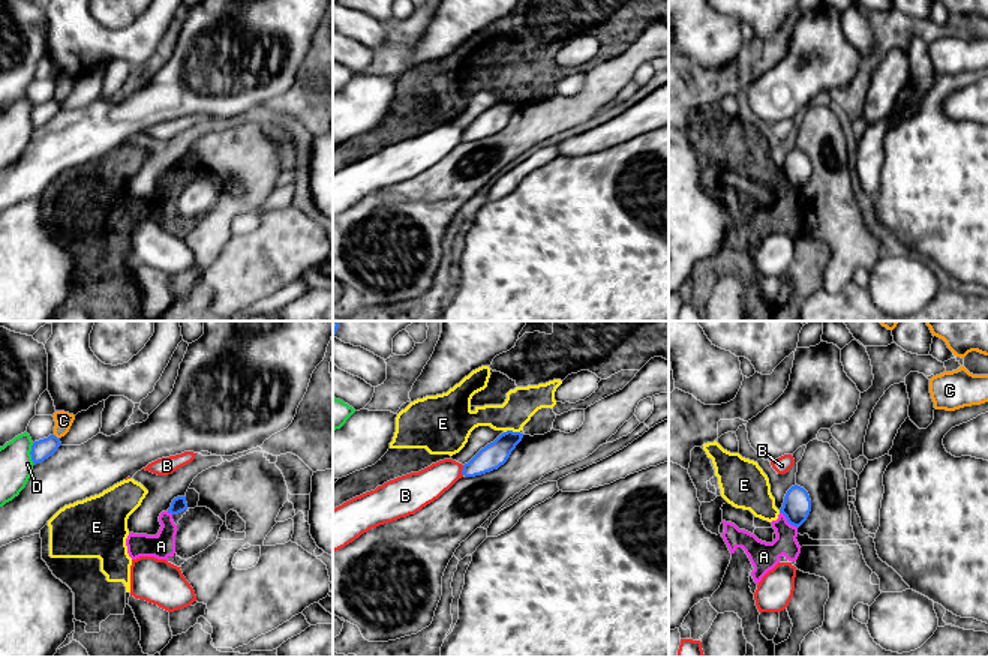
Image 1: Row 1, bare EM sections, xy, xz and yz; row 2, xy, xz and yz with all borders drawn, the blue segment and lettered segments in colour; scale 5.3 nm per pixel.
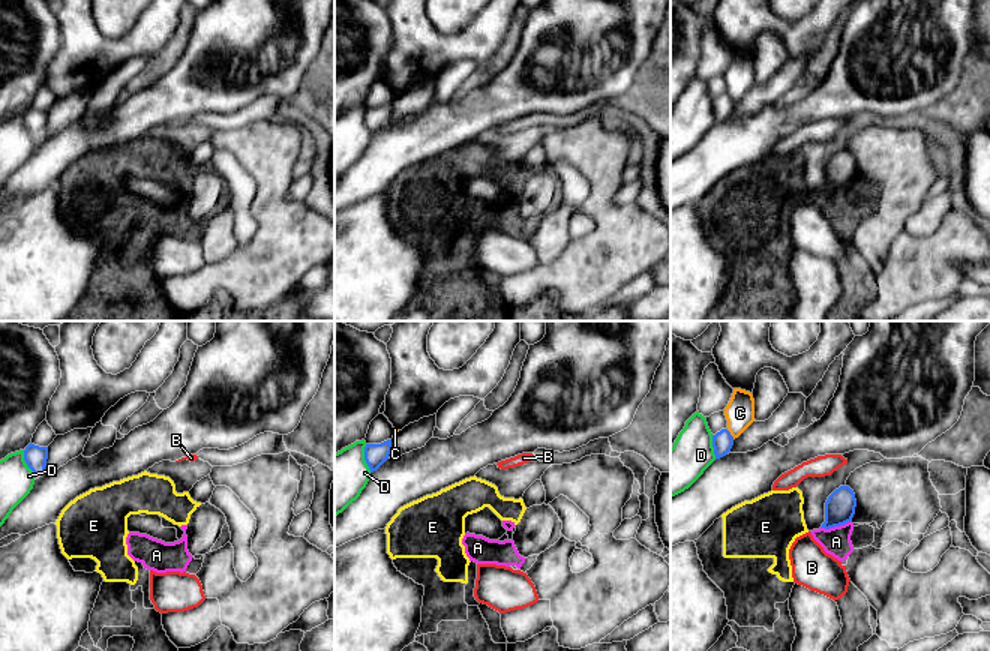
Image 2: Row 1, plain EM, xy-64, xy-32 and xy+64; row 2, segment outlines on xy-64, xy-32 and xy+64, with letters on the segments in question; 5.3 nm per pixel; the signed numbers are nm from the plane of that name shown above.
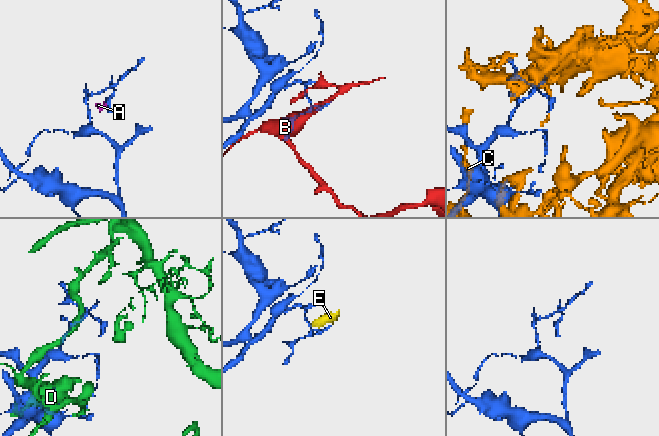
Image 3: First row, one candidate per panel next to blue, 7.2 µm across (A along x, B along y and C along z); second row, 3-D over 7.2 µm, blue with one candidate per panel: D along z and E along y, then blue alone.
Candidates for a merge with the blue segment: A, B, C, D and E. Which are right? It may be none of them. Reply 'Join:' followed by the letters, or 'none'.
Join: none

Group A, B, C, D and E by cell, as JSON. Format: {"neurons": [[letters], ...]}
{"neurons": [["A", "E"], ["B"], ["C"], ["D"]]}

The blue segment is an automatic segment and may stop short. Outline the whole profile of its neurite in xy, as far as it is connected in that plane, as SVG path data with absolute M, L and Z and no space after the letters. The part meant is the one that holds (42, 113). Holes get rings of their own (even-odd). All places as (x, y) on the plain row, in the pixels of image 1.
M55 99L34 105L30 116L33 128L36 129L43 126L49 120L52 120L60 110L60 102L57 102Z

